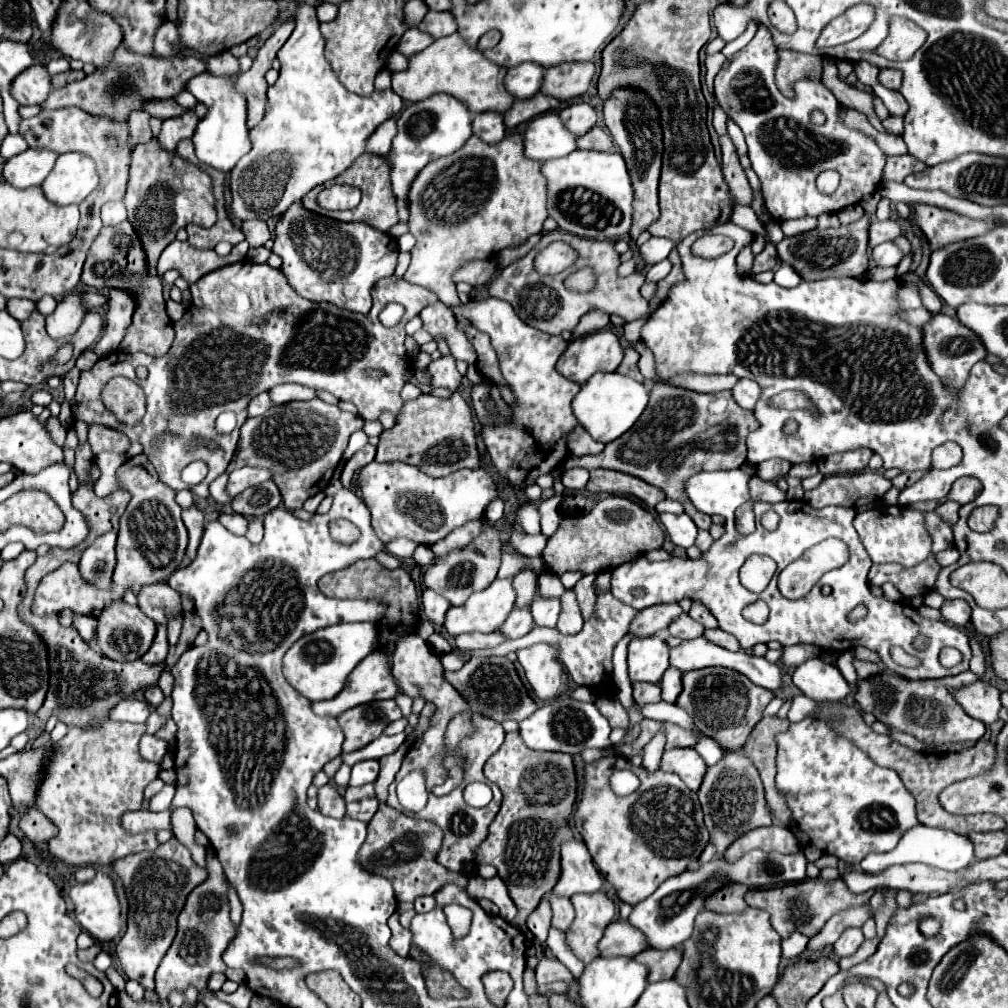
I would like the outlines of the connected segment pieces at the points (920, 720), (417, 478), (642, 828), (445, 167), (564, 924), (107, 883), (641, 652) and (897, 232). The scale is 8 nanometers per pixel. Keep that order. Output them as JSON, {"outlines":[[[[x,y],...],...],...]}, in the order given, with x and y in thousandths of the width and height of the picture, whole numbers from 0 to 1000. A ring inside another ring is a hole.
{"outlines":[[[[874,667],[850,677],[848,694],[852,696],[856,706],[868,708],[868,712],[878,720],[900,726],[922,740],[961,734],[969,736],[977,728],[977,718],[959,710],[959,706],[953,702],[953,698],[949,698],[949,694],[943,688],[943,683],[961,681],[969,675],[971,673],[965,667],[955,667],[932,675],[900,675],[890,669]]],[[[368,458],[356,468],[354,478],[368,506],[368,524],[380,538],[400,532],[414,540],[428,542],[451,524],[479,514],[483,500],[495,494],[489,474],[479,464],[453,466],[441,474],[426,474],[406,460]]],[[[618,750],[596,752],[580,760],[580,784],[570,804],[570,821],[578,829],[594,865],[602,875],[610,879],[614,893],[626,899],[644,891],[662,871],[680,865],[688,855],[693,853],[697,841],[703,837],[703,823],[697,817],[697,806],[695,796],[691,794],[691,786],[680,782],[680,776],[672,768],[662,768],[656,764],[642,766],[636,760],[626,762],[624,754]],[[612,764],[626,764],[636,774],[634,782],[628,788],[612,790],[604,782],[604,768]]],[[[505,133],[493,143],[481,143],[475,135],[467,135],[461,145],[447,155],[426,161],[408,183],[406,230],[412,234],[414,242],[408,248],[408,262],[400,276],[428,288],[439,302],[453,304],[457,300],[447,272],[463,258],[485,256],[503,244],[517,242],[527,232],[535,232],[543,214],[543,183],[537,175],[537,163],[519,153],[519,135]]],[[[547,885],[545,895],[547,895],[547,901],[549,901],[549,919],[563,925],[563,921],[568,915],[568,909],[570,909],[566,891],[564,889],[551,889],[551,885]]],[[[96,863],[94,871],[84,877],[72,877],[68,883],[76,915],[94,933],[108,935],[120,923],[120,897],[112,871]]],[[[654,631],[628,633],[624,637],[624,673],[626,677],[648,677],[652,679],[658,667],[664,663],[664,641]]],[[[866,218],[864,220],[864,226],[862,226],[862,242],[864,246],[868,246],[870,242],[874,240],[880,240],[880,238],[888,238],[892,236],[896,230],[894,230],[894,224],[890,218],[878,218],[878,220],[872,220],[872,218]]]]}

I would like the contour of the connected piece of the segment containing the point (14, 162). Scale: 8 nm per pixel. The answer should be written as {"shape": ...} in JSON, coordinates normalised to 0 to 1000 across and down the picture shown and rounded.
{"shape":[[[29,147],[5,161],[3,177],[17,187],[39,185],[53,169],[55,159],[57,159],[57,151]]]}

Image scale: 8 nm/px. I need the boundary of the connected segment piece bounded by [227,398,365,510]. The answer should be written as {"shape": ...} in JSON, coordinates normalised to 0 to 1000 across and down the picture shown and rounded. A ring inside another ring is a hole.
{"shape":[[[316,395],[269,403],[261,413],[245,415],[239,423],[237,442],[225,468],[239,462],[263,462],[271,466],[271,478],[277,482],[283,502],[287,506],[295,506],[305,494],[324,484],[330,466],[344,444],[346,433],[358,427],[360,421],[362,419],[354,411],[340,409]]]}

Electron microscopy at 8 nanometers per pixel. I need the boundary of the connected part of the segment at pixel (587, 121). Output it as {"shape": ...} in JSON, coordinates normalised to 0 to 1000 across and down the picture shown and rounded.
{"shape":[[[570,101],[563,107],[559,107],[557,117],[561,121],[561,125],[574,137],[578,133],[582,133],[590,123],[592,123],[592,111],[586,103],[582,101]]]}

